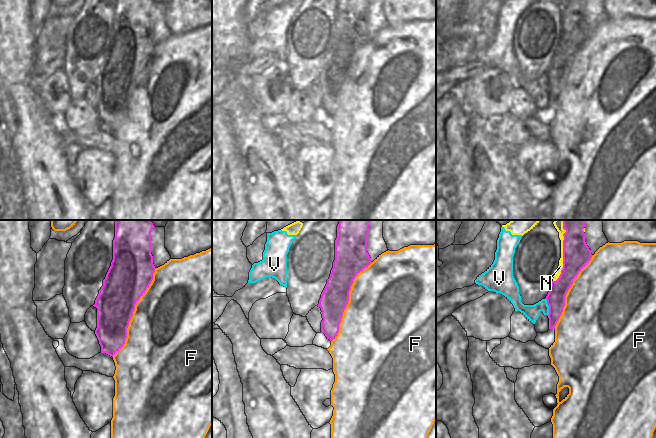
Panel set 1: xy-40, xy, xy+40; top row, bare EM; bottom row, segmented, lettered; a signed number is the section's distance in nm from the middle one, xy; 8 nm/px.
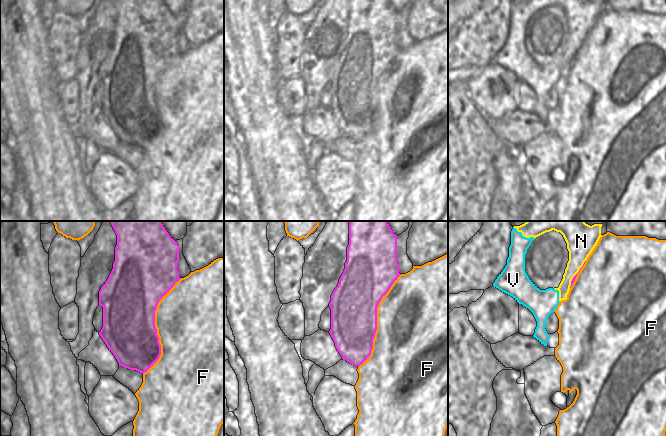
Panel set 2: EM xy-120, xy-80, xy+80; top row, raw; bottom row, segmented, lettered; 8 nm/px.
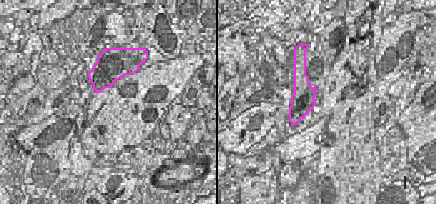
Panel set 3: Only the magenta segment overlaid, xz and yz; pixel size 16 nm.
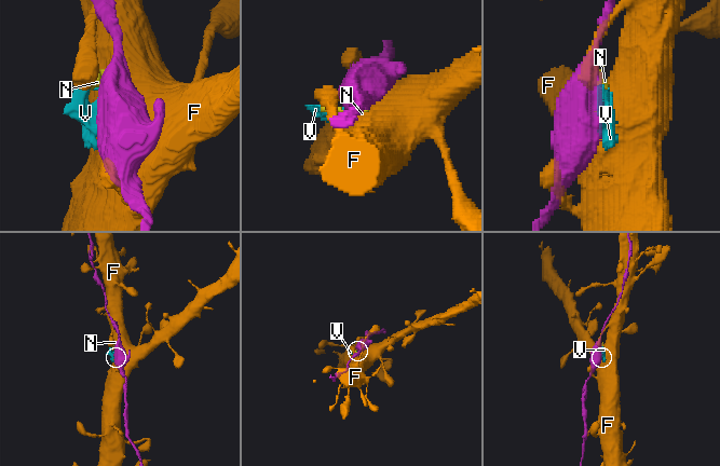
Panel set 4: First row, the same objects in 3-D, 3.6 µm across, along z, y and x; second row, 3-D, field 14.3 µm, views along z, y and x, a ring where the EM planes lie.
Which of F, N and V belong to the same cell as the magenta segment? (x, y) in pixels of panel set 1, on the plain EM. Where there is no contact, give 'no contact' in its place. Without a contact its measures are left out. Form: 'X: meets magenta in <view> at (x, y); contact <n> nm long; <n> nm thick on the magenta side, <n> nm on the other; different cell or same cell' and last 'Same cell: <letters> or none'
F: meets magenta in xy-40 at (133, 87); contact 800 nm long; 340 nm thick on the magenta side, 500 nm on the other; different cell
N: meets magenta in xy+40 at (563, 29); contact 480 nm long; 220 nm thick on the magenta side, 60 nm on the other; different cell
V: meets magenta in xy+40 at (549, 83); contact 140 nm long; 150 nm thick on the magenta side, 110 nm on the other; different cell
Same cell: none

